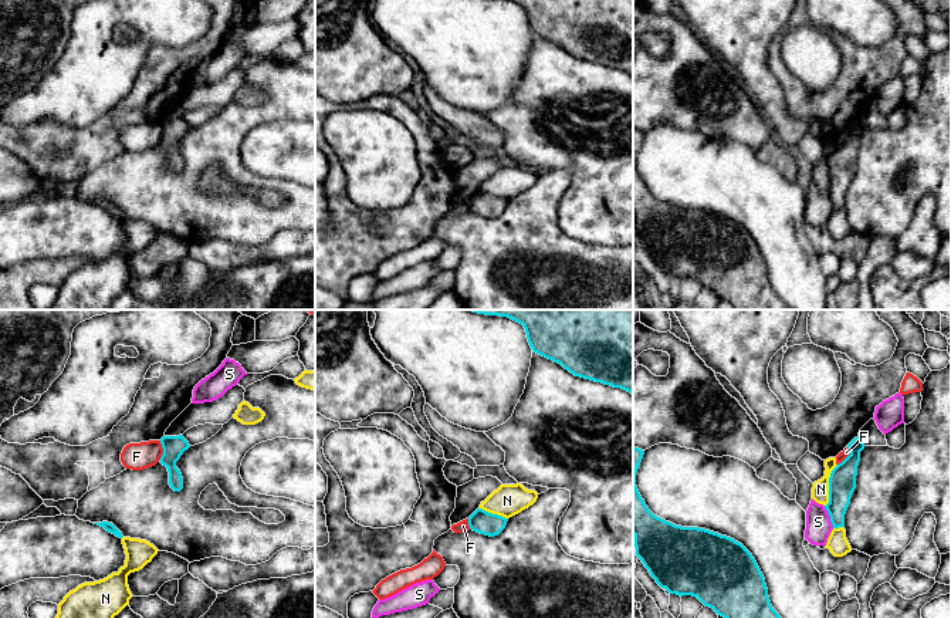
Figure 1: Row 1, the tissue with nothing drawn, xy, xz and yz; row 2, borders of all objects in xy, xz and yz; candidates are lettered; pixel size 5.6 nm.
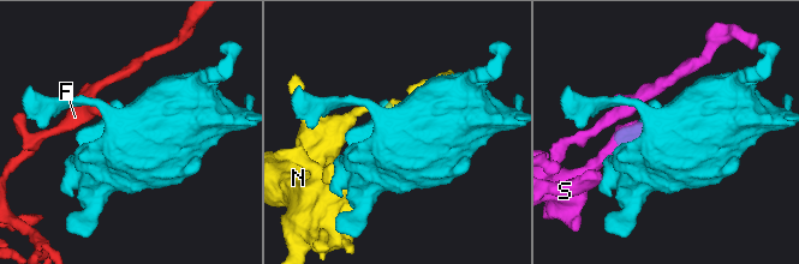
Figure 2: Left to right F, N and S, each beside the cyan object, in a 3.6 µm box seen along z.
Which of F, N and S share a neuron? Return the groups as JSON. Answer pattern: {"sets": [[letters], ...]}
{"sets": [["F"], ["N"], ["S"]]}

